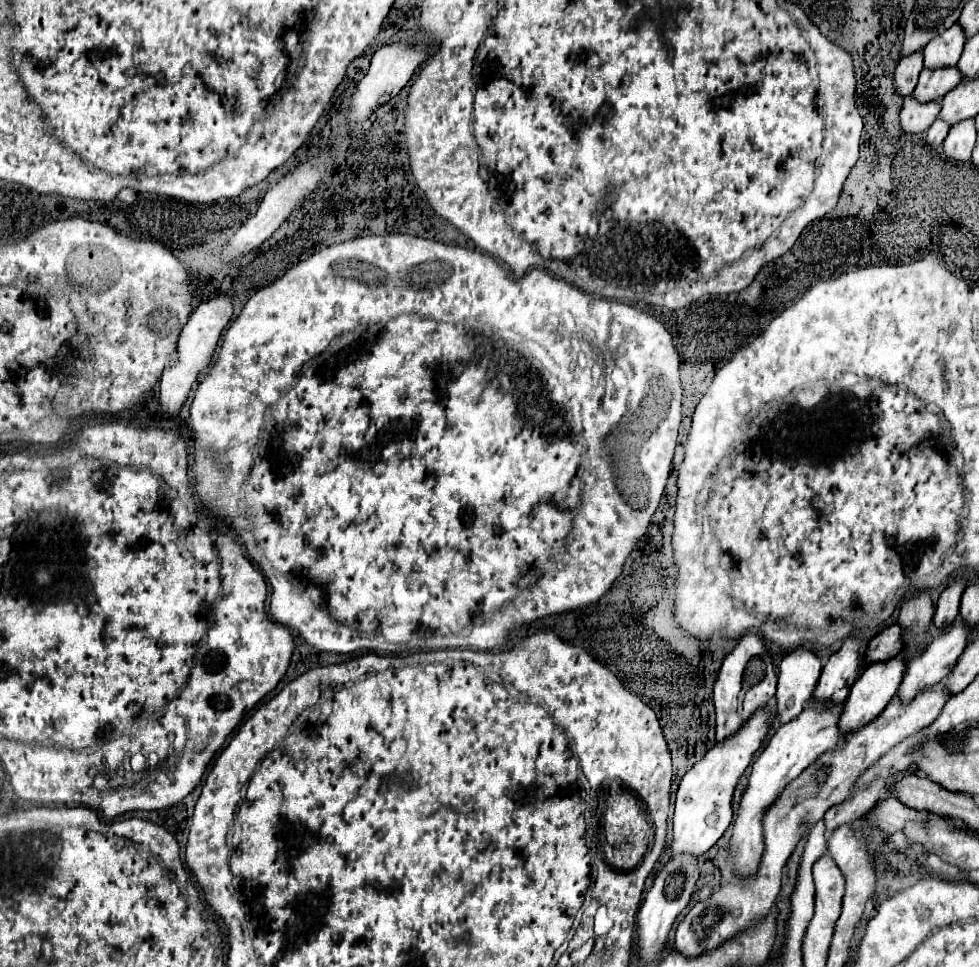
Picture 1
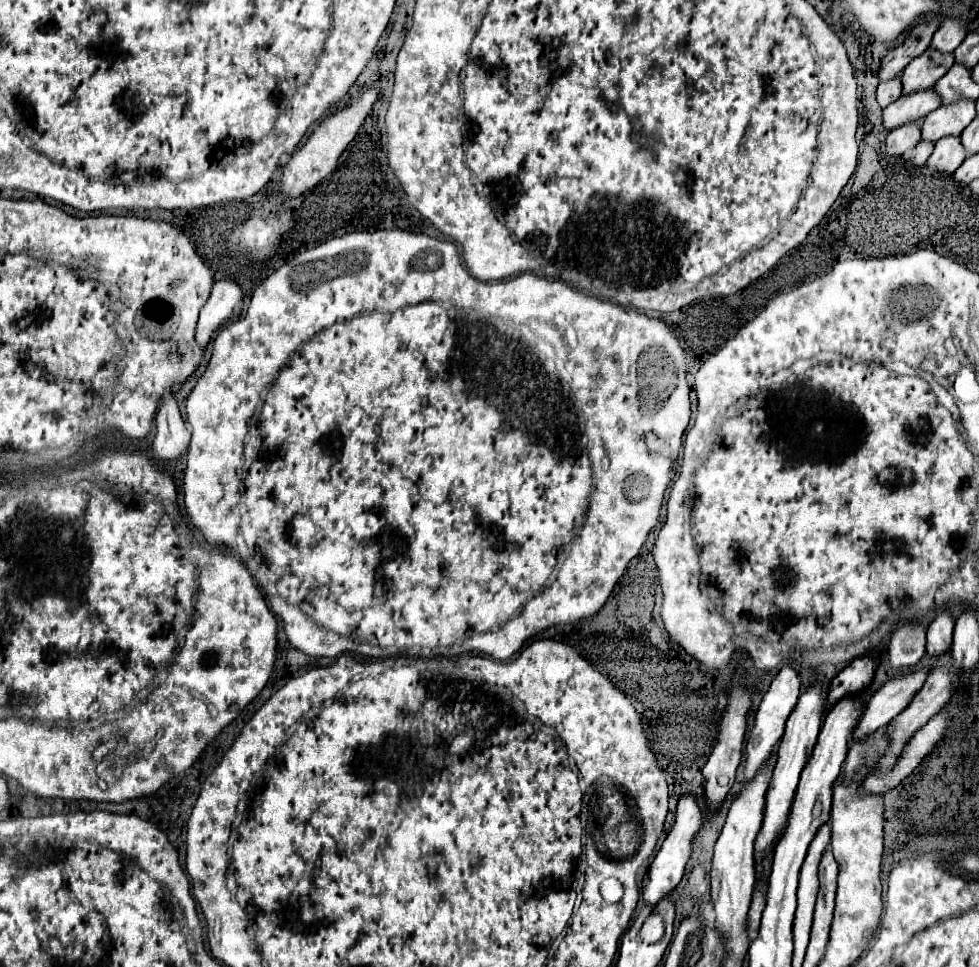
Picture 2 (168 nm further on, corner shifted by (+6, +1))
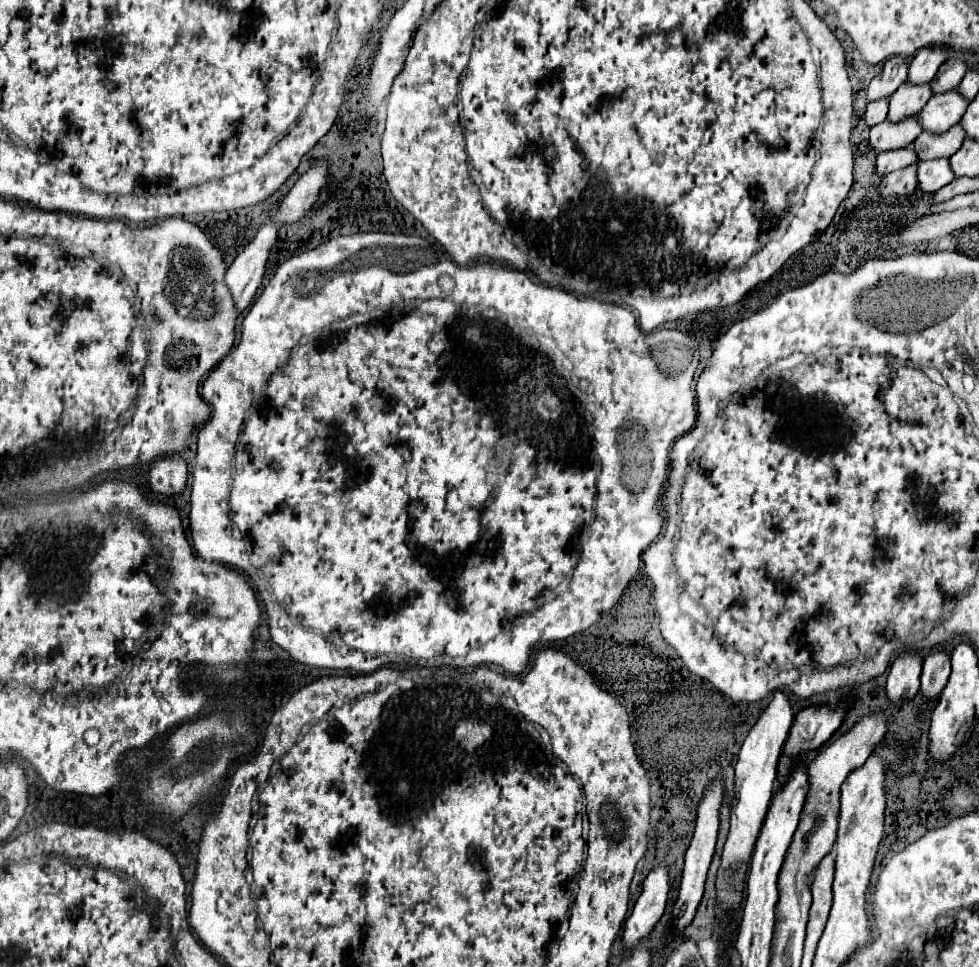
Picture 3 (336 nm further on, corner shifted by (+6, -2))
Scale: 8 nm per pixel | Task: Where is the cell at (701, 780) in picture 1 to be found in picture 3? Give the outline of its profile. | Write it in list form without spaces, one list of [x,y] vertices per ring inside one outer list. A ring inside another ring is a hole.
[[[664,865],[656,867],[650,871],[650,875],[644,881],[642,895],[638,897],[630,917],[624,923],[624,933],[622,933],[622,945],[626,951],[638,945],[644,937],[650,935],[654,925],[660,921],[664,909],[666,909],[666,899],[670,891],[670,881],[668,881],[668,869]]]

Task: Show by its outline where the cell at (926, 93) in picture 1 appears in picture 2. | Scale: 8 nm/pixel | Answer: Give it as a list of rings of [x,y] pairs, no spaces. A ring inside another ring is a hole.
[[[934,88],[904,94],[896,102],[892,102],[890,106],[884,108],[884,126],[888,130],[892,130],[910,120],[924,118],[928,112],[932,112],[940,104],[942,104],[942,98]]]

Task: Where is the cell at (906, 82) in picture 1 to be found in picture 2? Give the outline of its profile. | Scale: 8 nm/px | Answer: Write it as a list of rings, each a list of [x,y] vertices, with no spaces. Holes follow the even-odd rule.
[[[892,78],[892,80],[886,80],[886,82],[880,82],[878,84],[878,92],[876,92],[876,98],[878,98],[878,104],[882,108],[886,108],[890,102],[898,100],[902,96],[902,78]]]

